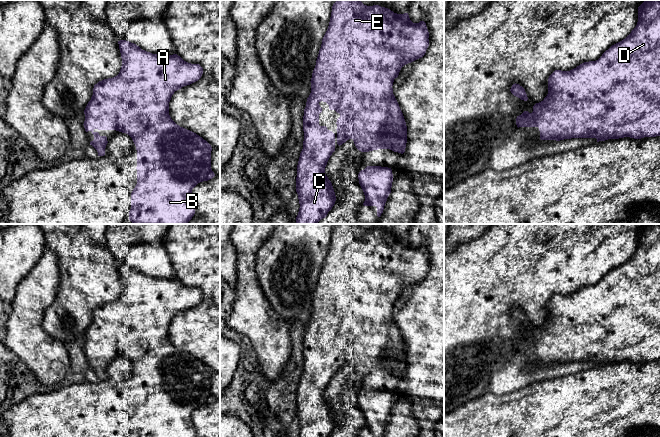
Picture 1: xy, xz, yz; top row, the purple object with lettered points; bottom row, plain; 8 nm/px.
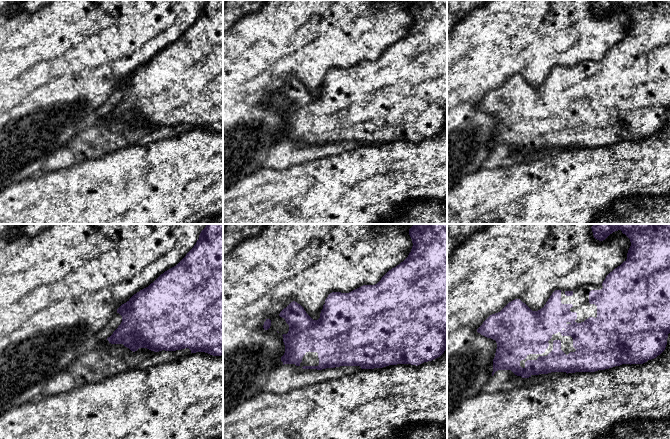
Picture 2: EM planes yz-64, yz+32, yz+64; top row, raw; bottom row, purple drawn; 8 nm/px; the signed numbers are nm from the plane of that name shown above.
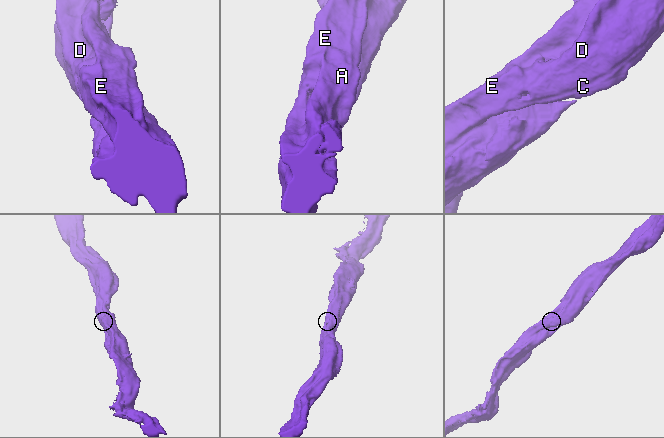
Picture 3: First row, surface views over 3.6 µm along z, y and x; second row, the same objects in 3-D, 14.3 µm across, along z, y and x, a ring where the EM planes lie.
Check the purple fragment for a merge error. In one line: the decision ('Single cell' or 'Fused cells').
Single cell

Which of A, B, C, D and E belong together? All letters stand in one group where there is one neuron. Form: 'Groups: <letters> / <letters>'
Groups: A B C D E

